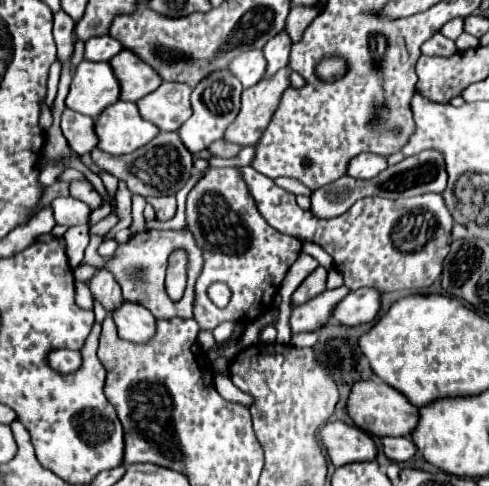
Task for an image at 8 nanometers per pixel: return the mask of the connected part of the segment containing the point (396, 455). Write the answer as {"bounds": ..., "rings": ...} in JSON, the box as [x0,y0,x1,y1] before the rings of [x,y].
{"bounds":[380,437,416,461],"rings":[[[382,437],[380,443],[390,461],[408,461],[416,453],[416,447],[408,437]]]}

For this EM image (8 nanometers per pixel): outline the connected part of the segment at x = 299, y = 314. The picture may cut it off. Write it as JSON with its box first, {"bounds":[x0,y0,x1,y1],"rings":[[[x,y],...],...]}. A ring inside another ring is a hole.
{"bounds":[290,287,346,333],"rings":[[[346,287],[332,289],[332,291],[322,291],[314,299],[306,301],[304,305],[294,307],[290,317],[290,327],[292,333],[302,331],[318,331],[330,317],[334,305],[346,297]],[[330,297],[330,301],[328,301]],[[330,303],[330,307],[328,307]]]}

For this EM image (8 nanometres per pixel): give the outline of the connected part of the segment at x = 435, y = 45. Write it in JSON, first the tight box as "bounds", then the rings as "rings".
{"bounds":[422,33,456,57],"rings":[[[436,33],[434,37],[430,37],[430,41],[422,45],[422,53],[428,57],[452,57],[456,53],[456,45],[442,33]]]}

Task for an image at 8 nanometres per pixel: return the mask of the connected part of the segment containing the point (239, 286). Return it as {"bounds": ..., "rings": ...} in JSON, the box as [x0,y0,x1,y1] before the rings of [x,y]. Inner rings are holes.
{"bounds":[186,167,302,331],"rings":[[[210,167],[188,193],[186,221],[204,257],[204,267],[194,287],[194,319],[200,329],[214,331],[224,321],[252,323],[270,311],[282,279],[302,251],[302,243],[296,237],[282,235],[266,223],[258,213],[256,201],[250,195],[240,169]],[[214,281],[224,281],[232,291],[232,299],[226,309],[216,307],[206,295],[208,285]]]}

